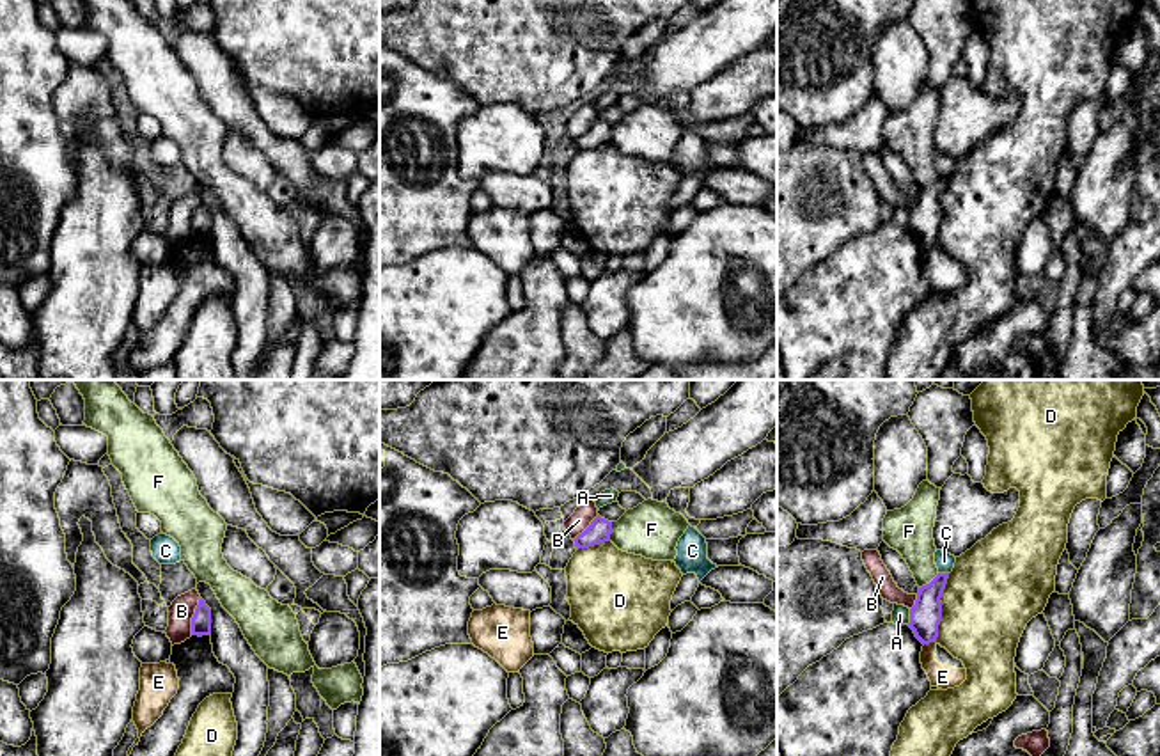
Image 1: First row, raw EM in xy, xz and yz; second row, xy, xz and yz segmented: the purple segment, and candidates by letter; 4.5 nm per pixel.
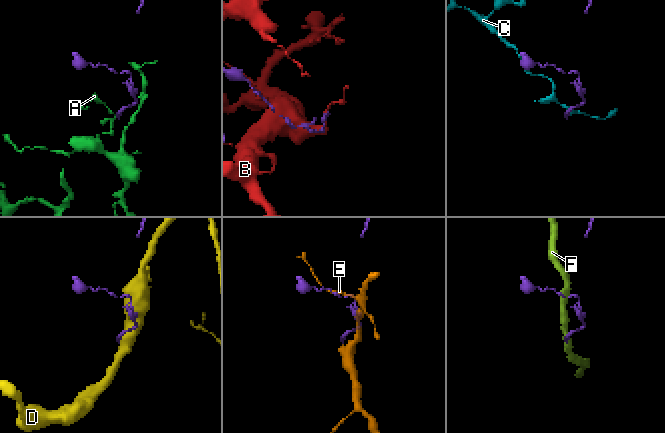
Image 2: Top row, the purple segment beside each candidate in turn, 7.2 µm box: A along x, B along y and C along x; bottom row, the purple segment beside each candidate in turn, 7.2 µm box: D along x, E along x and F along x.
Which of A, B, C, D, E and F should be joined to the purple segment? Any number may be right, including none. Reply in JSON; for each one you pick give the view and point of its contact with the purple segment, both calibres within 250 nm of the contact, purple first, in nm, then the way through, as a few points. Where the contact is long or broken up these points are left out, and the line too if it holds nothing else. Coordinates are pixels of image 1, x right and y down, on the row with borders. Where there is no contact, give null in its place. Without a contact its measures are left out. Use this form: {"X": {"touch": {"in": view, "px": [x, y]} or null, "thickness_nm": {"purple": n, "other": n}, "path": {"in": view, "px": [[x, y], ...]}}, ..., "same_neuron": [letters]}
{"same_neuron": []}

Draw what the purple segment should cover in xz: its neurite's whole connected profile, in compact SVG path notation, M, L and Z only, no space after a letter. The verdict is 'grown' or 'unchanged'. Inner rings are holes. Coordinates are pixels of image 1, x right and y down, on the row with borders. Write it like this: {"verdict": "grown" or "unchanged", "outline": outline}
{"verdict": "unchanged", "outline": "M600 515L591 522L591 525L575 538L578 548L589 548L605 541L610 541L612 522L601 518Z"}

